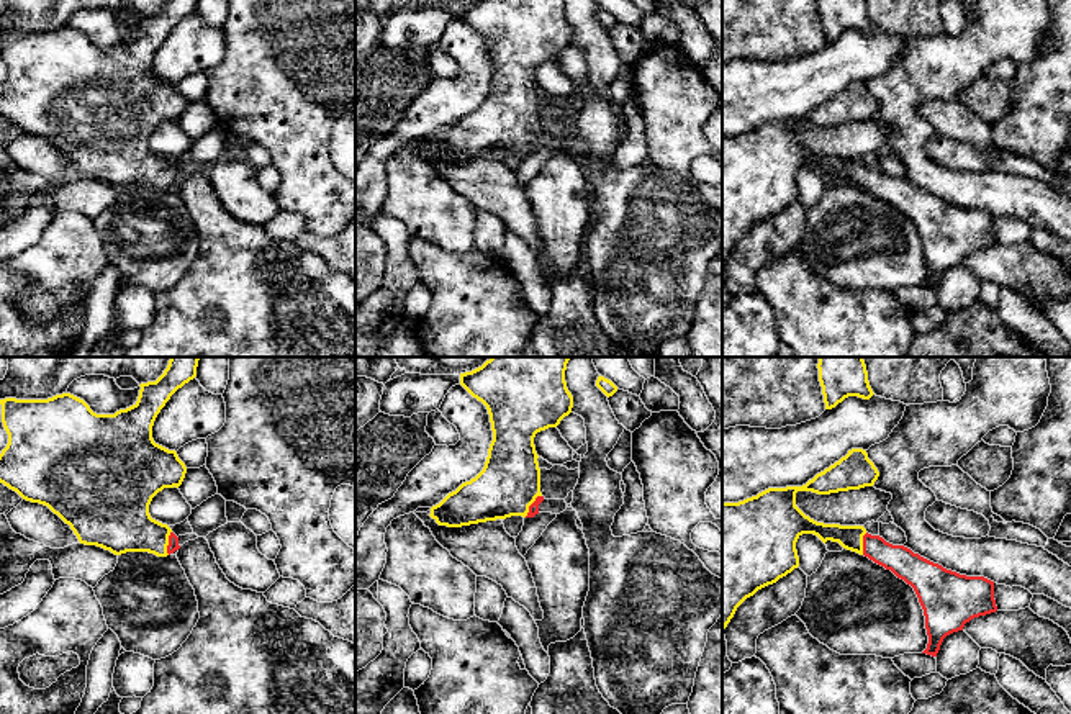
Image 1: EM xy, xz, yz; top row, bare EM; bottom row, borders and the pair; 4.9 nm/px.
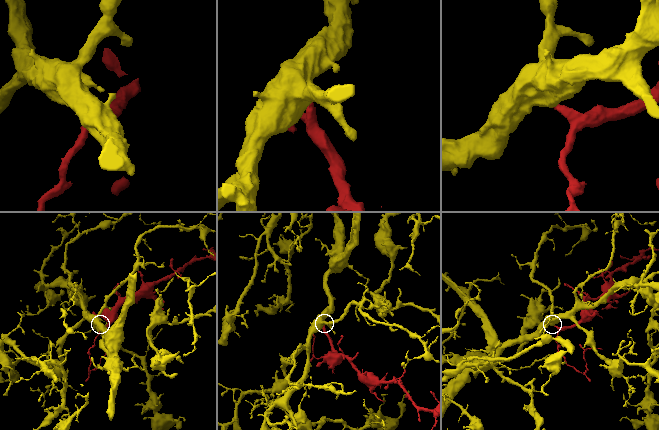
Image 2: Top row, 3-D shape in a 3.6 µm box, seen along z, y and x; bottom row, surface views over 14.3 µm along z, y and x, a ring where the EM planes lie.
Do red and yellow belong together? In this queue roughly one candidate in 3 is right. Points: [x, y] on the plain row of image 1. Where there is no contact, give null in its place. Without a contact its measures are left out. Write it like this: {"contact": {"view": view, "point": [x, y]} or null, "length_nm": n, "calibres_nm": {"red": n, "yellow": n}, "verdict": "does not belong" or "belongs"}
{"contact": {"view": "xz", "point": [531, 138]}, "length_nm": 140, "calibres_nm": {"red": 50, "yellow": 300}, "verdict": "belongs"}

